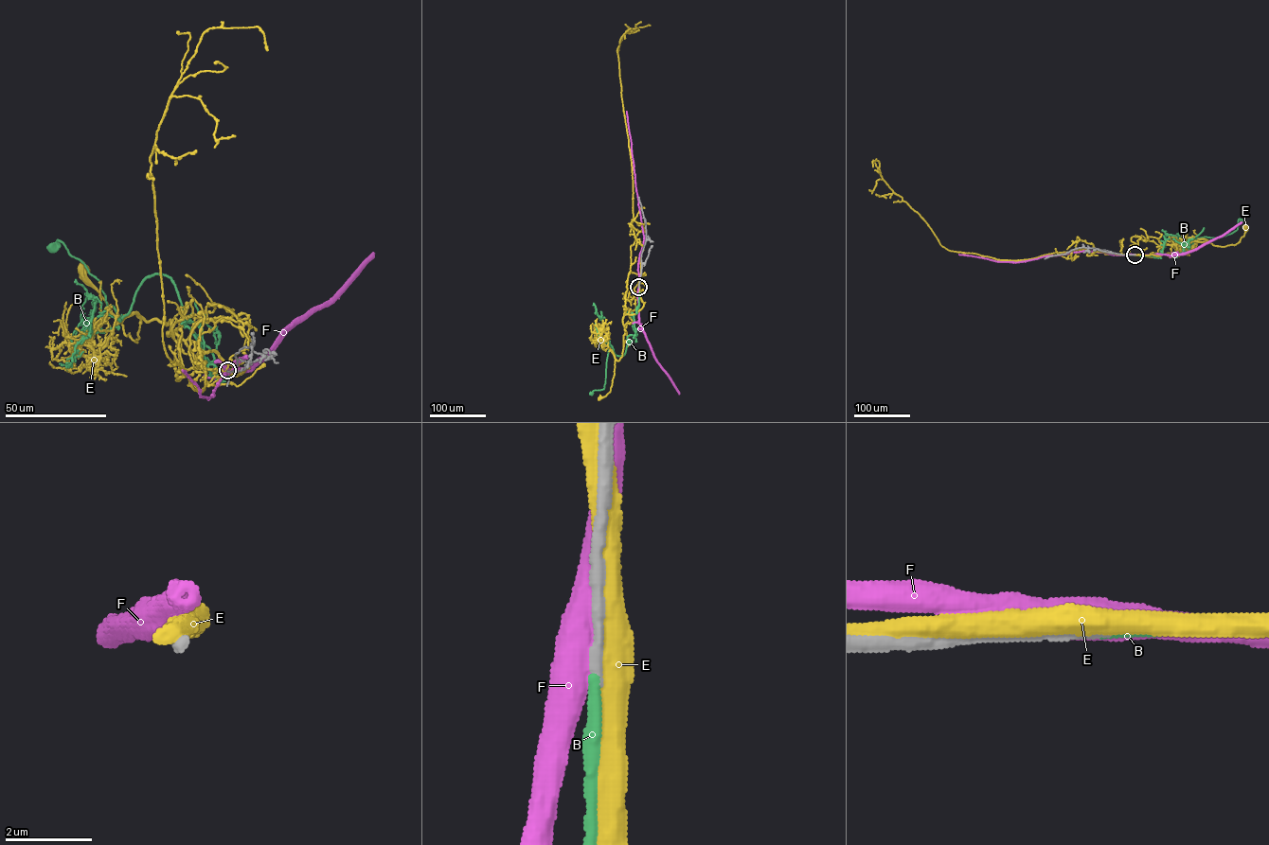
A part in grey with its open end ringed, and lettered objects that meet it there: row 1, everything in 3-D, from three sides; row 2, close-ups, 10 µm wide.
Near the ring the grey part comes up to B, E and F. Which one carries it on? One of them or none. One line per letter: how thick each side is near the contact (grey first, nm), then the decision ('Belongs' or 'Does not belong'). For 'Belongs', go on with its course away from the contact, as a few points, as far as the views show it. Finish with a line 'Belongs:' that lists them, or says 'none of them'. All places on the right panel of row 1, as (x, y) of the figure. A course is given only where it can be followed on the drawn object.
B: Thickness 260 nm (grey) against 280 nm. Belongs. Its course: (1134, 255), (1177, 255), (1183, 252), (1184, 242), (1204, 228), (1192, 240), (1230, 234), (1241, 220)
E: Thickness 280 nm (grey) against 480 nm. Does not belong
F: Thickness 260 nm (grey) against 550 nm. Does not belong
Belongs: B

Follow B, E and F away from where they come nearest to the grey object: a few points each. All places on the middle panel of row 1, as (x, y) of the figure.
B: (639, 287), (635, 335), (627, 336), (623, 355), (616, 356), (609, 344), (604, 388), (591, 393)
E: (639, 286), (644, 305), (635, 313), (624, 315), (622, 356), (618, 360), (616, 360), (610, 392), (598, 398)
F: (638, 287), (638, 315), (642, 329)

